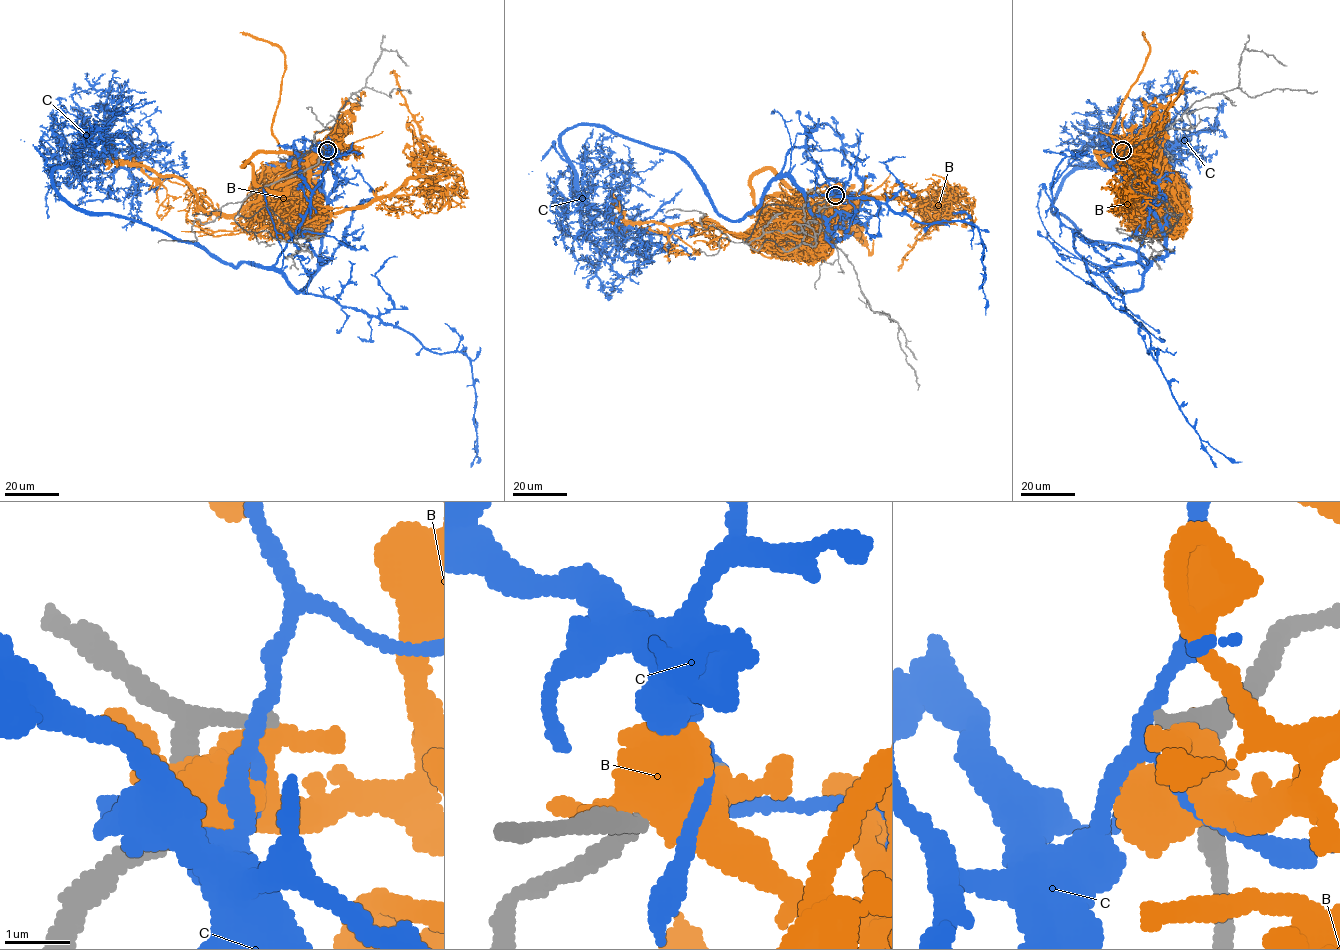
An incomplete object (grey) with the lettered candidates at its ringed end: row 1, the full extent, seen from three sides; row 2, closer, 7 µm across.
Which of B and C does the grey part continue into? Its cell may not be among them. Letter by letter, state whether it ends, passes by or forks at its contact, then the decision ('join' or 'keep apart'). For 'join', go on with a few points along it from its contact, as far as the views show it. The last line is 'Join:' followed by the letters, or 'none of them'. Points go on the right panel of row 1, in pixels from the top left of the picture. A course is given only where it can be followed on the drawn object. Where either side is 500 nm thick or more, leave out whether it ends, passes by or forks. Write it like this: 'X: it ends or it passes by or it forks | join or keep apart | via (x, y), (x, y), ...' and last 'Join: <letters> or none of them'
B: keep apart
C: it forks | keep apart
Join: none of them

